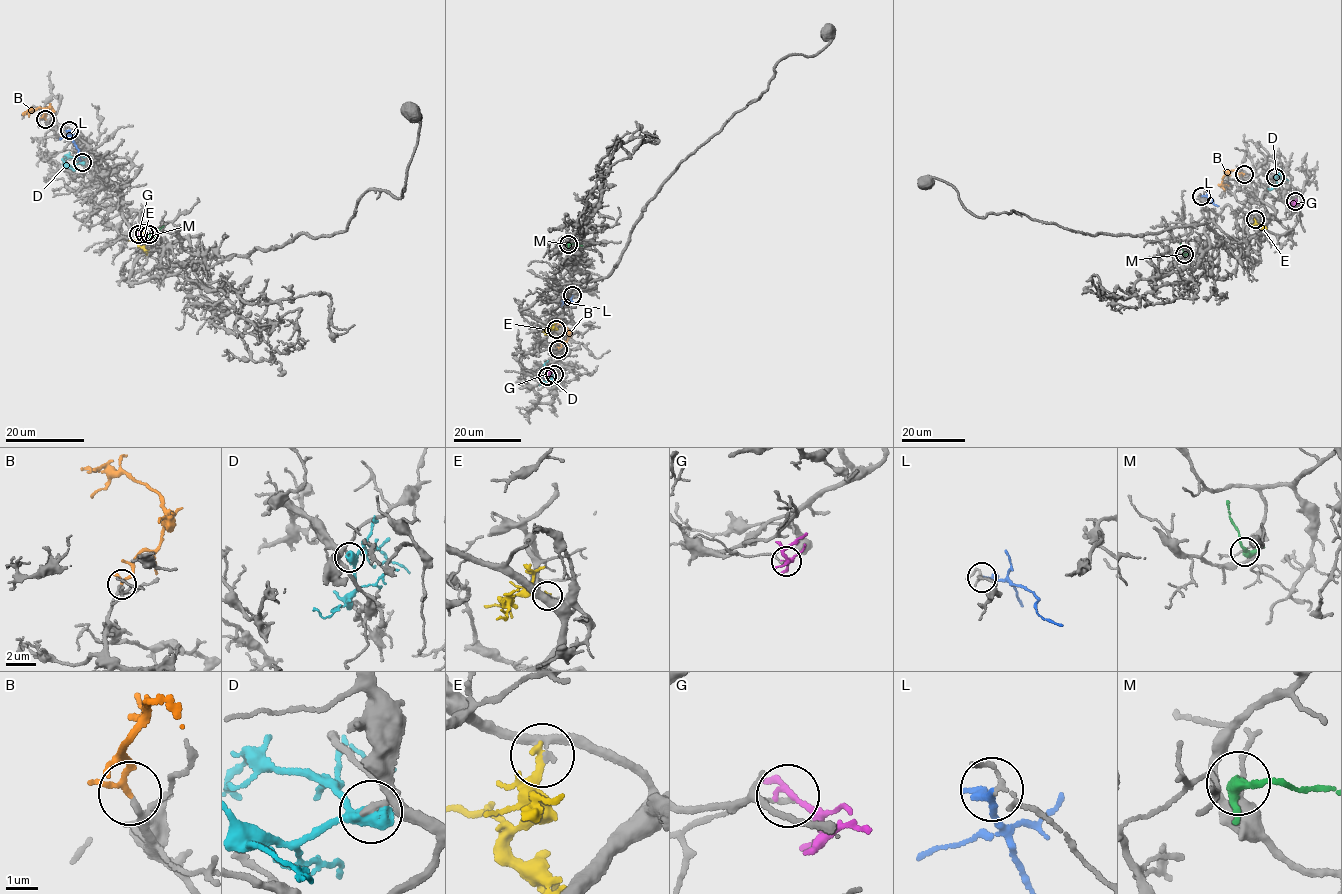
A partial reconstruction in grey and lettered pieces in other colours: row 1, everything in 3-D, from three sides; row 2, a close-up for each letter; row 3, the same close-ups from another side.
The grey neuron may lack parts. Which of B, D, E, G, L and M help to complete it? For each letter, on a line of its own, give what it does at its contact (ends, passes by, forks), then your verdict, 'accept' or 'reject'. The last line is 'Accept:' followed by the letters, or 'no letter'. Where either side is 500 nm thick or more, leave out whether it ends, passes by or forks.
B: it passes by; accept
D: it passes by; reject
E: it ends; reject
G: it passes by; reject
L: it passes by; reject
M: it passes by; reject
Accept: B

